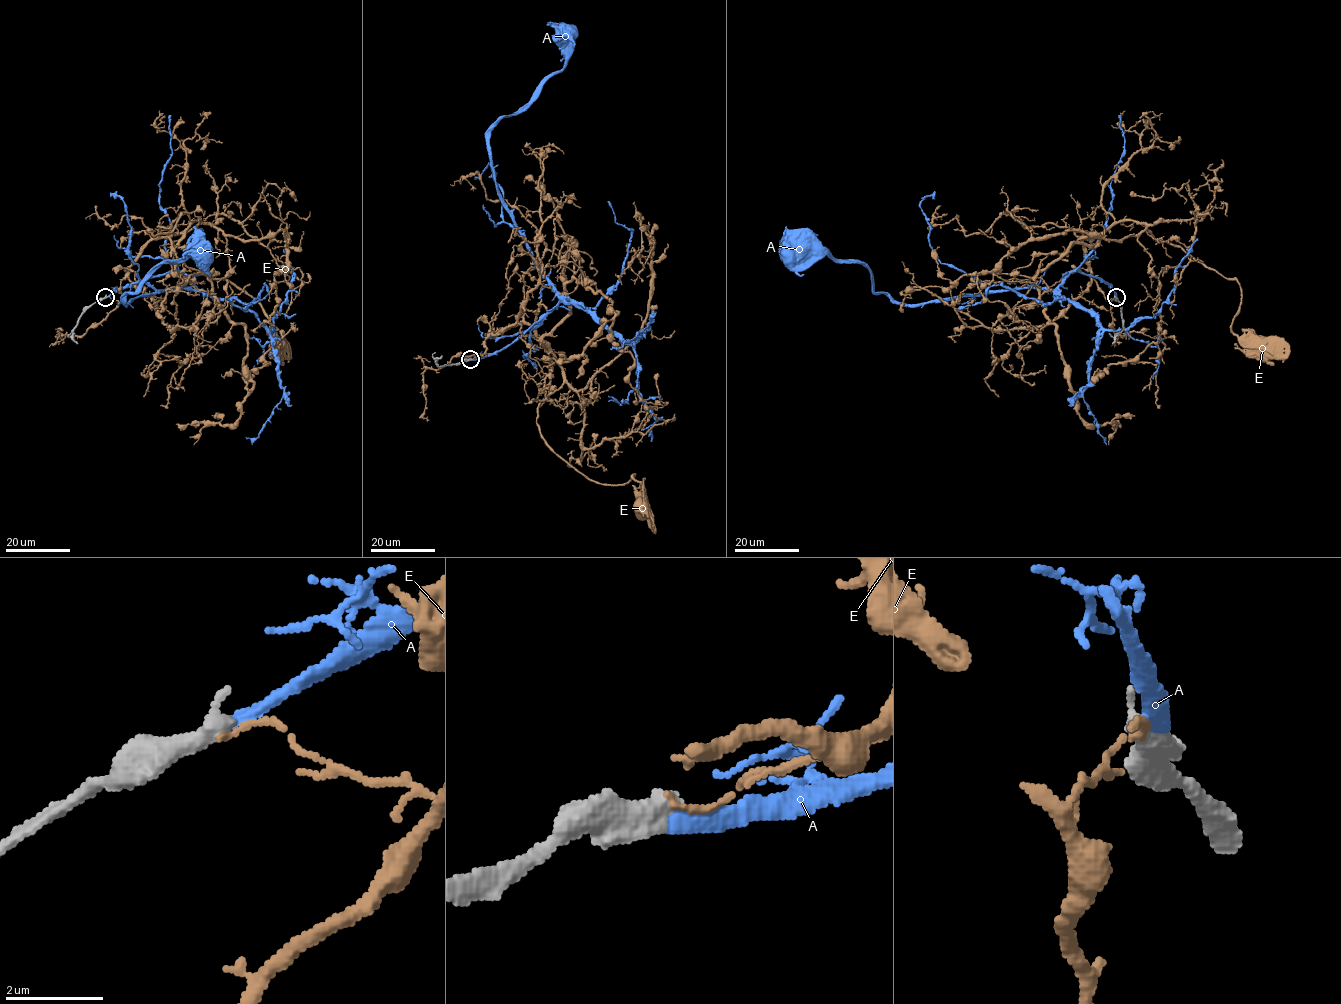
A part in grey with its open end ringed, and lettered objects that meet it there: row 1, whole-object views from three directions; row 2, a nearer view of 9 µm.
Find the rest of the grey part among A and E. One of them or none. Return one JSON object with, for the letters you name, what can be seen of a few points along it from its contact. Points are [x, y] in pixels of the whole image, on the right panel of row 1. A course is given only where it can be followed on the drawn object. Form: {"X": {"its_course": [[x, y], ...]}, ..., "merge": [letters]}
{"A": {"its_course": [[1116, 297], [1106, 282], [1072, 271], [1055, 289], [898, 304], [874, 292], [862, 263], [785, 252]]}, "merge": ["A"]}

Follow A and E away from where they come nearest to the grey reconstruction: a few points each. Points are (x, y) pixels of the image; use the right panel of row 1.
A: (1116, 297), (1106, 282), (1072, 271), (1055, 289), (898, 304), (874, 292), (862, 263), (785, 252)
E: (1115, 297), (1108, 301), (1092, 276), (1080, 238), (1139, 222), (1235, 279), (1241, 304), (1231, 332), (1264, 345)

